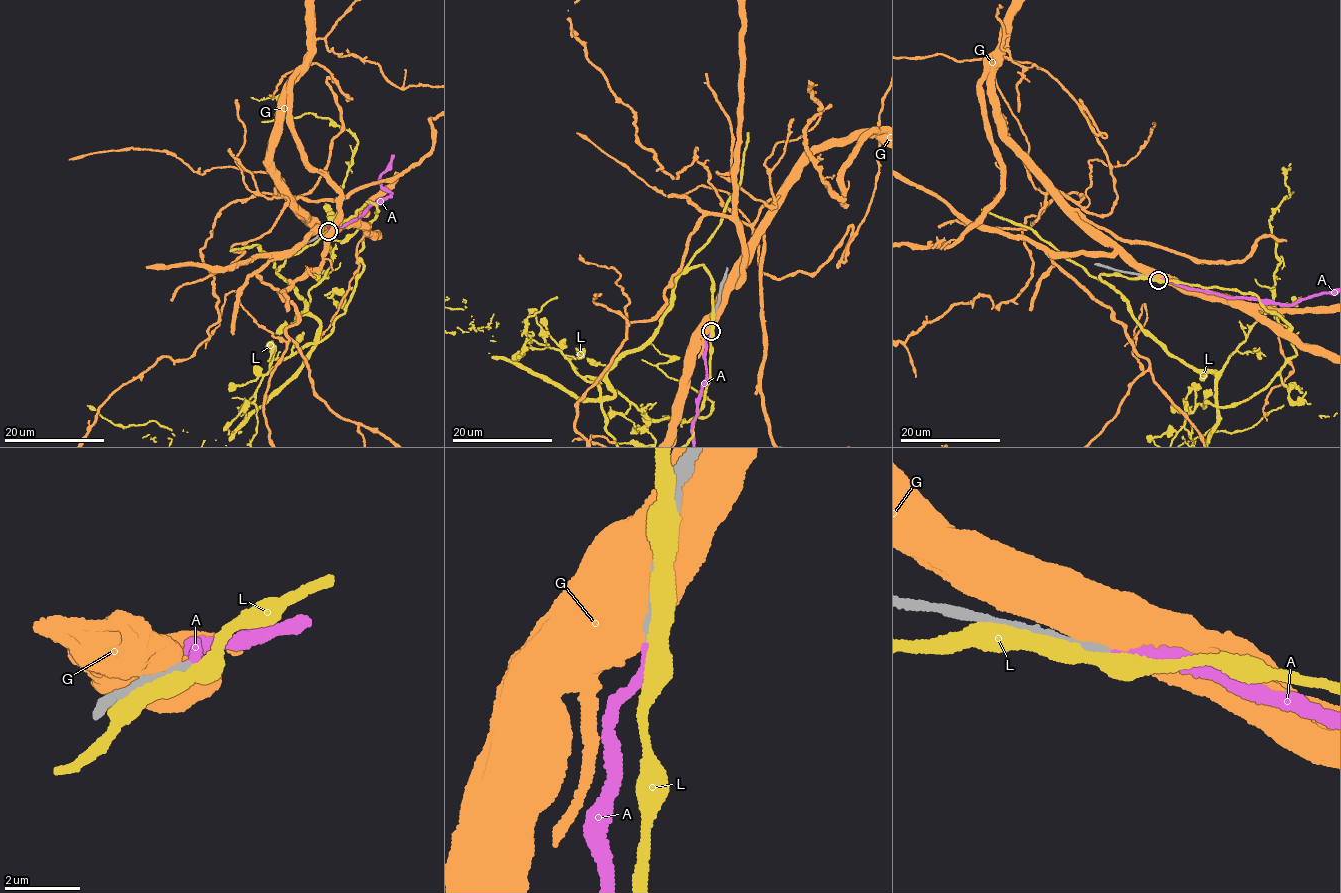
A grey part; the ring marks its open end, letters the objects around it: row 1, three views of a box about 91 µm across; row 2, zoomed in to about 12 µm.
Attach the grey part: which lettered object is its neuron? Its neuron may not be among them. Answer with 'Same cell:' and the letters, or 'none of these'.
Same cell: A

